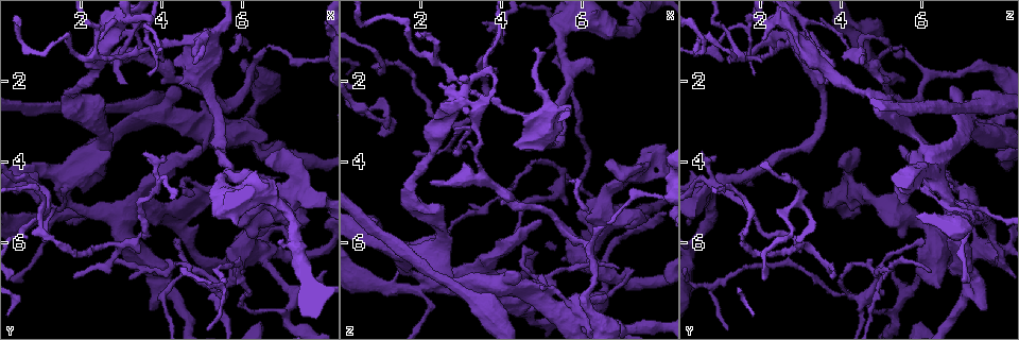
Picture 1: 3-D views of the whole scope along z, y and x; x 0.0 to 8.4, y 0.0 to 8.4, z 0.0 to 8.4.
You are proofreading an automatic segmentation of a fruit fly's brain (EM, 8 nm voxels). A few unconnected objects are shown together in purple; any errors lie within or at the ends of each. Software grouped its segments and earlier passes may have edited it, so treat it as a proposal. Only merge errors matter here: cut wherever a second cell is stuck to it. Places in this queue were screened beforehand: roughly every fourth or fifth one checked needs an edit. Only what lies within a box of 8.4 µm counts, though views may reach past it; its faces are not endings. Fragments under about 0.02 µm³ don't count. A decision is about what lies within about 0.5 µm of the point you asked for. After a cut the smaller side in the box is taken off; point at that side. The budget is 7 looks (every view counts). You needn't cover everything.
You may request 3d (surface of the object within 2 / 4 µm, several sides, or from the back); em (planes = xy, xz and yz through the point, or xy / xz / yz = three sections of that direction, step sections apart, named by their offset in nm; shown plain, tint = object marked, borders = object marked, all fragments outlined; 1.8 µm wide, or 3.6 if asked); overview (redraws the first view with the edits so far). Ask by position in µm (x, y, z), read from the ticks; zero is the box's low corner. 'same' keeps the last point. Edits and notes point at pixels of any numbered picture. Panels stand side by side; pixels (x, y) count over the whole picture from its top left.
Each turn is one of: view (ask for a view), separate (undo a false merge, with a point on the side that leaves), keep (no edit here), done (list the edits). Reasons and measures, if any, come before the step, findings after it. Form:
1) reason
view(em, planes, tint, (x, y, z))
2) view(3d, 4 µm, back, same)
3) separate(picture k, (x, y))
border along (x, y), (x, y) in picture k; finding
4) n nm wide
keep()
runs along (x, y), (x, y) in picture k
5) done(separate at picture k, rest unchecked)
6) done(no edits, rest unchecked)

calibre changes
view(em, xz, step 8, tint, (5.65, 0.55, 2.65))

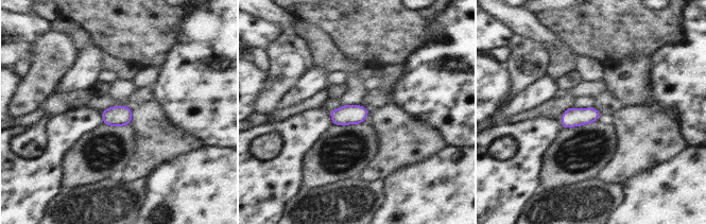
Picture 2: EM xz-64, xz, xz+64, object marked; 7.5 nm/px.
keep()
continuous, no second cell

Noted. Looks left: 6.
abrupt turn
view(em, xz, step 16, tint, (6.90, 4.00, 4.25))

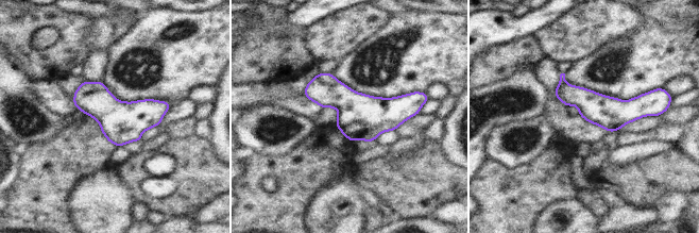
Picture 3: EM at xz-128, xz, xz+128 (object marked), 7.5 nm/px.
view(em, planes, tint, same)

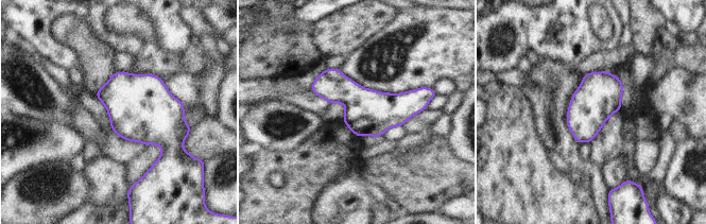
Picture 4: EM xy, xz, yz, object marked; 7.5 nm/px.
340 nm wide
keep()
one cell here

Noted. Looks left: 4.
abrupt turn
view(em, yz, step 4, tint, (7.30, 5.30, 5.50))

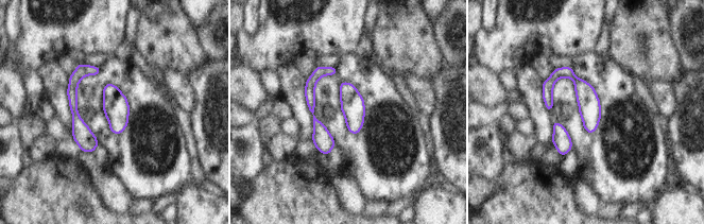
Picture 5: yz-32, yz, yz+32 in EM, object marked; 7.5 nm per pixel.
another direction
view(em, planes, tint, same)

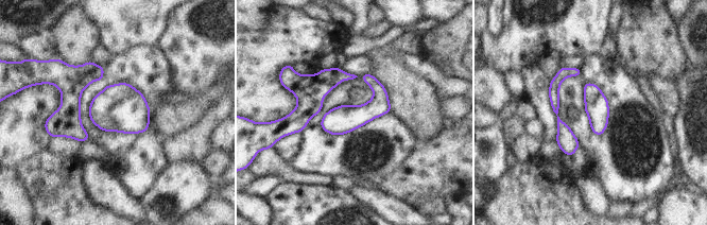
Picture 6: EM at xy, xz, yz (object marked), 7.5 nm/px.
180 nm wide
keep()
all the same cell

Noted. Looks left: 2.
done(no edits, rest unchecked)

